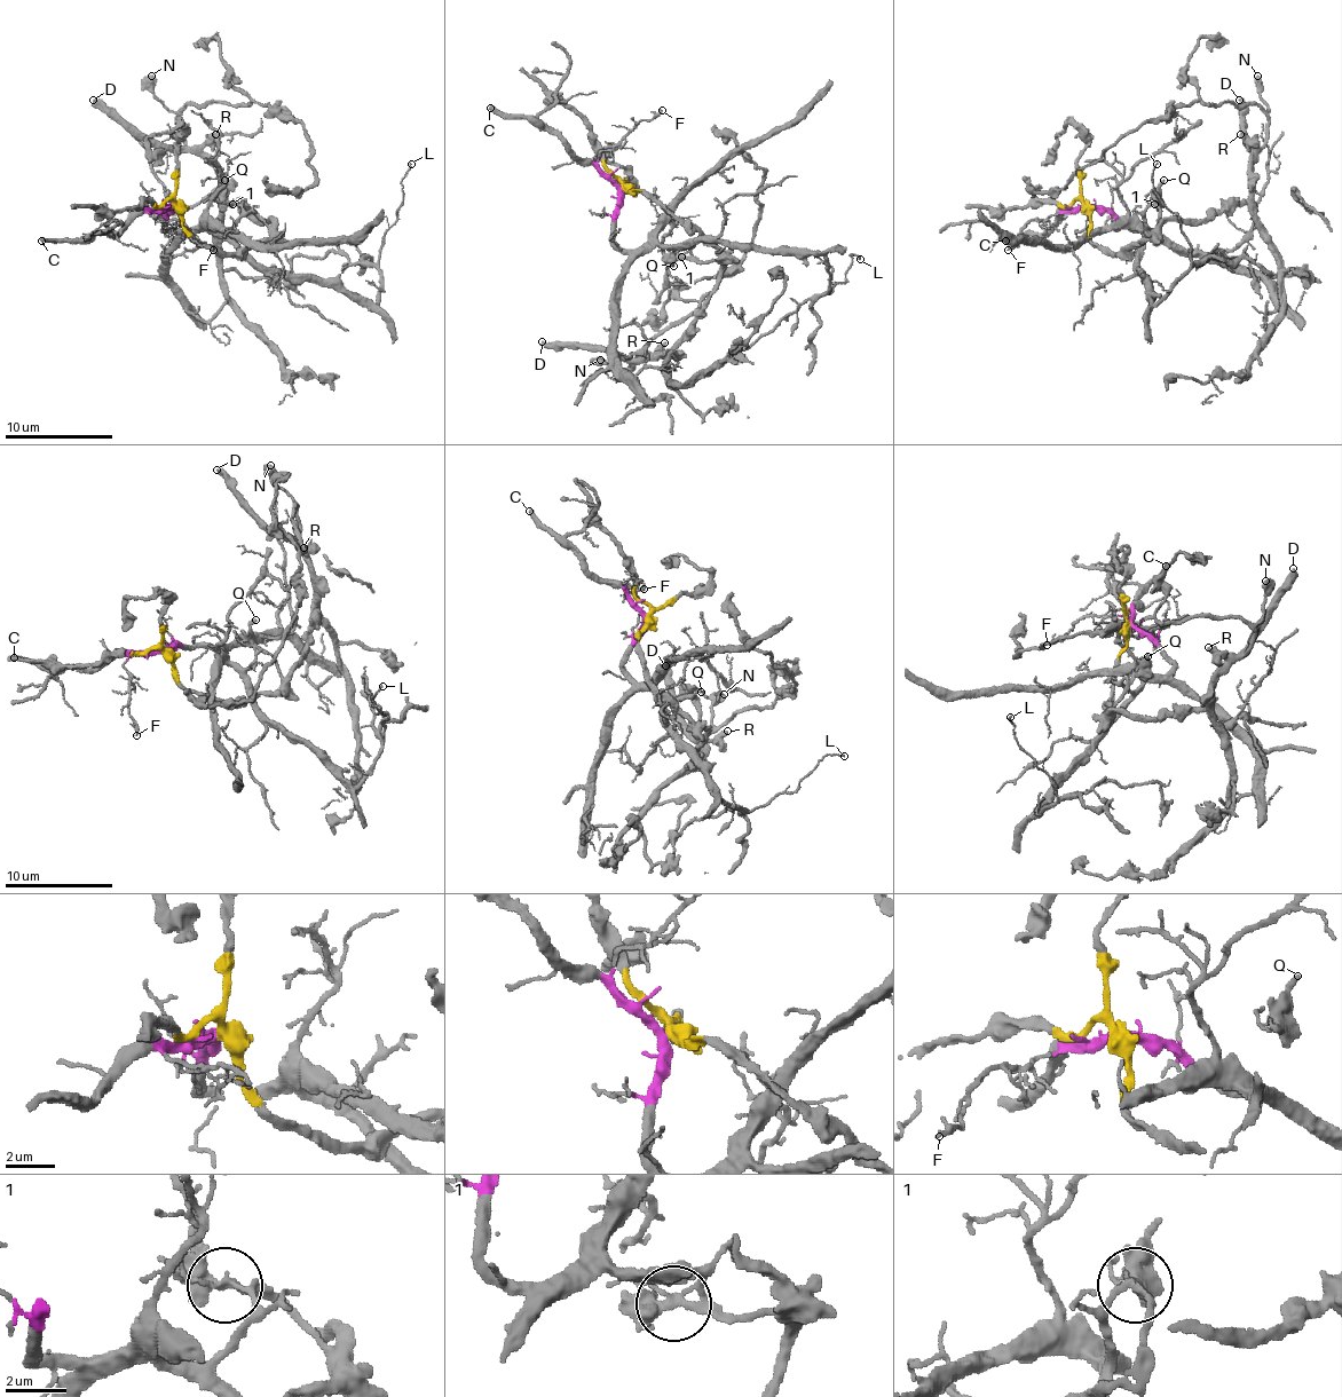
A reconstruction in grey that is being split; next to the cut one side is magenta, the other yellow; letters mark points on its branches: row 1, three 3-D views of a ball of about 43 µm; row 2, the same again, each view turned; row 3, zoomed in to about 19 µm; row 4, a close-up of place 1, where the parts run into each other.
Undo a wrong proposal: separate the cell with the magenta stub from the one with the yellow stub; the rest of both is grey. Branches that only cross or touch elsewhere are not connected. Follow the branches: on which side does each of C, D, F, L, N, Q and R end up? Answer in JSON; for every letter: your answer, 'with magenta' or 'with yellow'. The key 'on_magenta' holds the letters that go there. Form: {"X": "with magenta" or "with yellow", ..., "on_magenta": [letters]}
{"C": "with magenta", "D": "with yellow", "F": "with magenta", "L": "with magenta", "N": "with yellow", "Q": "with yellow", "R": "with yellow", "on_magenta": ["C", "F", "L"]}

